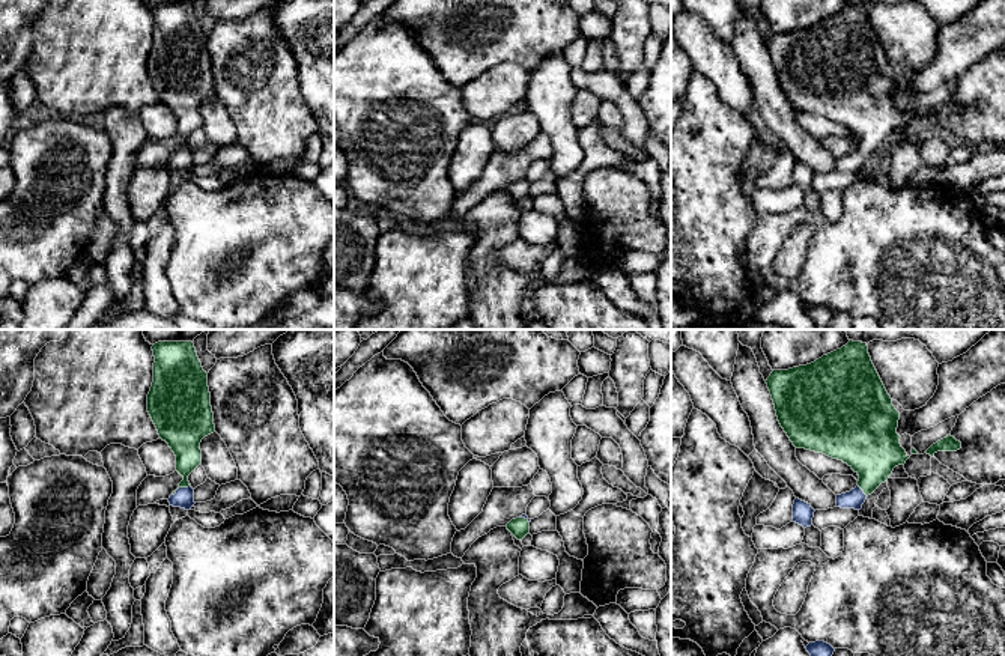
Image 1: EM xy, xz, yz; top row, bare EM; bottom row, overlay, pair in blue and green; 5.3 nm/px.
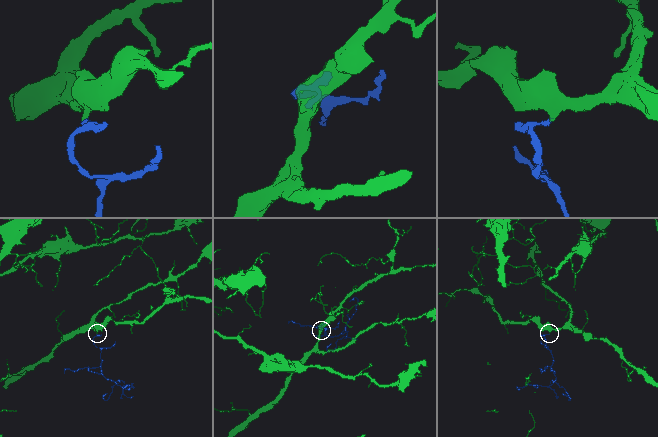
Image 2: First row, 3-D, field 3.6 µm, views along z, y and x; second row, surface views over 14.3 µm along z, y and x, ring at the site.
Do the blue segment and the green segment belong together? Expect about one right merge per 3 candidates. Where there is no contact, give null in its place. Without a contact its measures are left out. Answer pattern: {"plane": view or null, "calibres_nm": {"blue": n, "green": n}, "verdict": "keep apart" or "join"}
{"plane": "xy", "calibres_nm": {"blue": 110, "green": 160}, "verdict": "join"}

